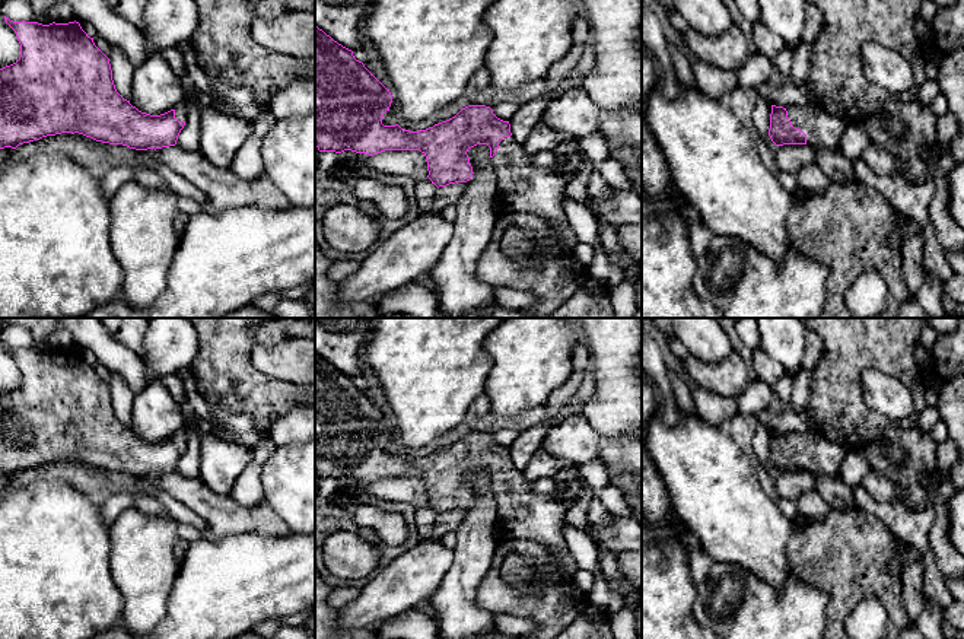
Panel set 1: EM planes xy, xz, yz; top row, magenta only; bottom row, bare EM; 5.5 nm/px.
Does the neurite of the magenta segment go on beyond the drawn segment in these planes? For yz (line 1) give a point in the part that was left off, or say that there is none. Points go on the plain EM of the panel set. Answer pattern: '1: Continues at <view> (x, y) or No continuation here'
1: Continues at yz (826, 457)

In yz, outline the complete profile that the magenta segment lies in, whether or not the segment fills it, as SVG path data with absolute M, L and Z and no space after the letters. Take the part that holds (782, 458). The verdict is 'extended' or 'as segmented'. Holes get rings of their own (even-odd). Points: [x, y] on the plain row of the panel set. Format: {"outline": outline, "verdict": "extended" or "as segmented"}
{"outline": "M771 432L769 462L776 473L809 471L837 476L849 448L809 433Z", "verdict": "extended"}

